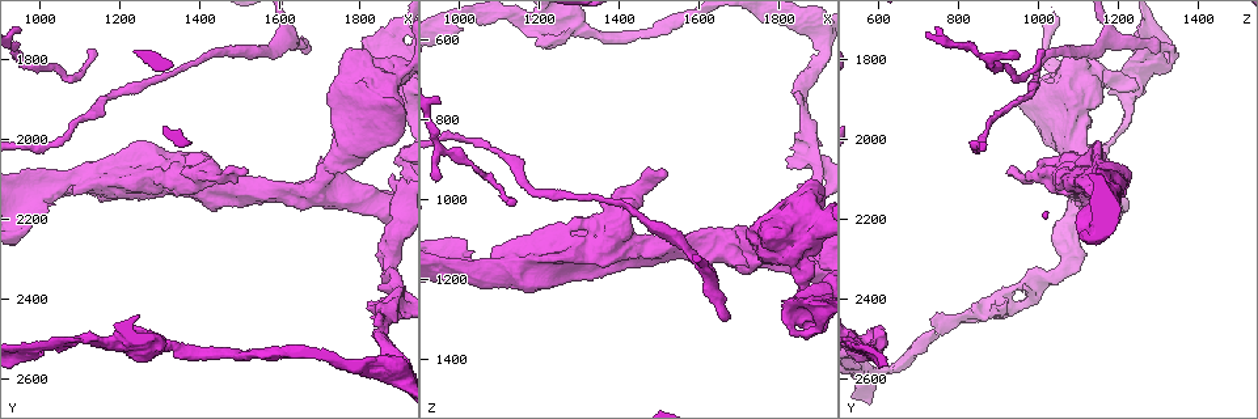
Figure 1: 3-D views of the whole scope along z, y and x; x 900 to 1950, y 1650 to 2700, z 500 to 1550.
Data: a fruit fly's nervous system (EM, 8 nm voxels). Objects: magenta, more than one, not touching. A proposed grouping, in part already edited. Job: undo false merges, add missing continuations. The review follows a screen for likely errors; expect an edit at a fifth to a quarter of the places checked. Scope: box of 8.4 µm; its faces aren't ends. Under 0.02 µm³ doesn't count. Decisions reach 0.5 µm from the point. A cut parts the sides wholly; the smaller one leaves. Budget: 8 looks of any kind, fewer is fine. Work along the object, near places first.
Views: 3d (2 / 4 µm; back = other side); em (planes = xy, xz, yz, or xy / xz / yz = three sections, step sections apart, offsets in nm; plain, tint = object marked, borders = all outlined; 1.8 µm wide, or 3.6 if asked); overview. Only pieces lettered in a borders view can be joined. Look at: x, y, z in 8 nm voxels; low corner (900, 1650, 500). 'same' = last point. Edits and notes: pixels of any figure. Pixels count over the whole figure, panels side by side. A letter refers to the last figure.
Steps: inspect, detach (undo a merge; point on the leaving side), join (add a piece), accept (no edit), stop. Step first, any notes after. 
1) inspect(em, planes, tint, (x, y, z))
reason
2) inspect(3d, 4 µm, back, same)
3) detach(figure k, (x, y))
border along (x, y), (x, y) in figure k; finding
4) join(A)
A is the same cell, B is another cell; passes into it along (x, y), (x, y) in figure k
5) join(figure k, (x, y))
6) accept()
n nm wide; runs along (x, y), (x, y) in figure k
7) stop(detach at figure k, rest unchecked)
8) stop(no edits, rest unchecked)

inspect(3d, 4 µm, (1225, 2525, 600))
sharp bend

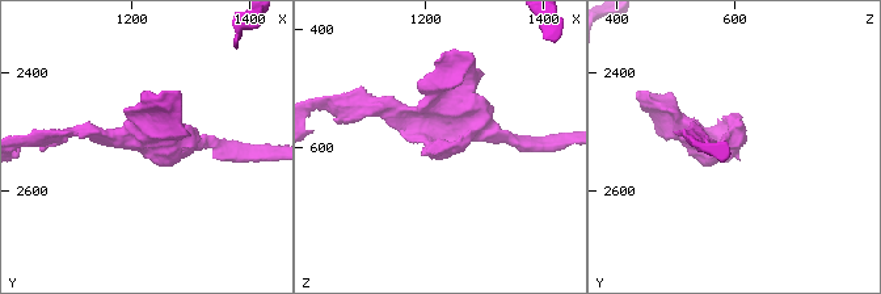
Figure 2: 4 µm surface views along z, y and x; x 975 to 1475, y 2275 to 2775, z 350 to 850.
inspect(em, 3.6 µm, planes, tint, (1225, 2525, 600))
need the tissue

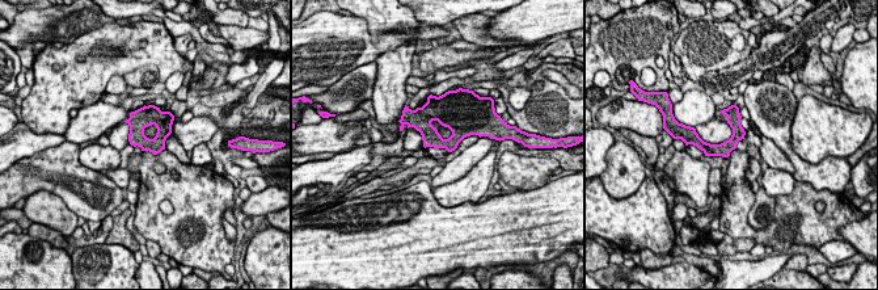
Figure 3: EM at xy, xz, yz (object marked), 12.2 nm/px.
inspect(em, 3.6 µm, planes, borders, same)
see the neighbours

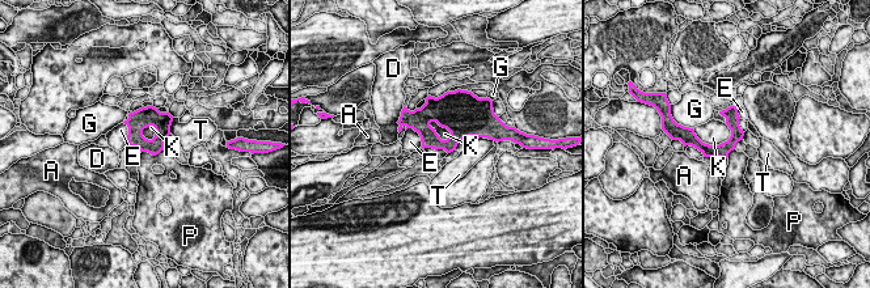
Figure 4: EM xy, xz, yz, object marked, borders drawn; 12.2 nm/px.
accept()
K touches over 500 nm; A, D, E, G, K, P and T are other cells; border along (692, 128), (709, 144), (731, 135) in figure 4; one cell here

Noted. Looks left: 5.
inspect(3d, 2 µm, (1670, 1785, 1300))

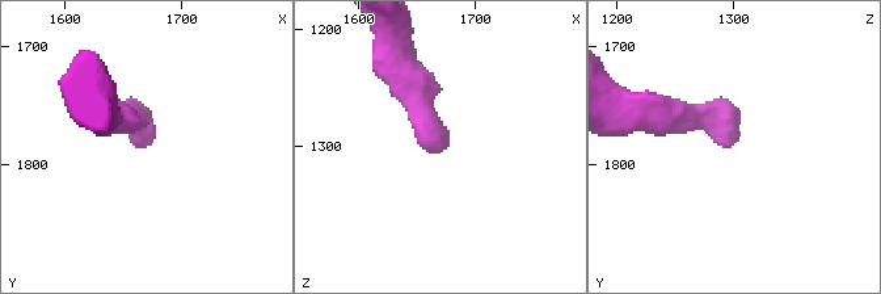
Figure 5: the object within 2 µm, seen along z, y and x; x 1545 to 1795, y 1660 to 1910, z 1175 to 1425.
inspect(em, planes, borders, (1666, 1784, 1294))

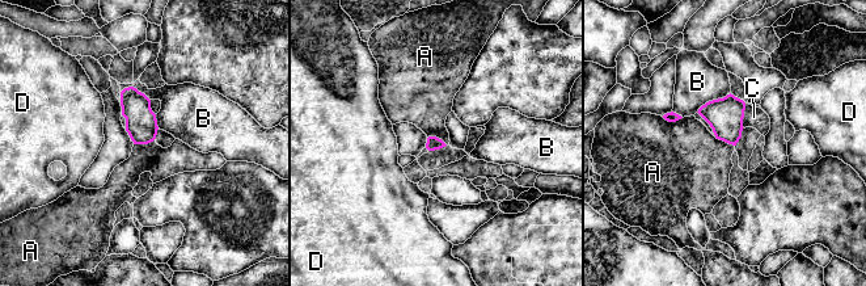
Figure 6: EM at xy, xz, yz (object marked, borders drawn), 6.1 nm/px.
join(C)
C is the same cell, A, B and D are other cells; passes into it along (725, 116), (743, 116), (753, 117) in figure 6; it goes on there

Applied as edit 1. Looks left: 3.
stop(join at figure 6, rest unchecked)

